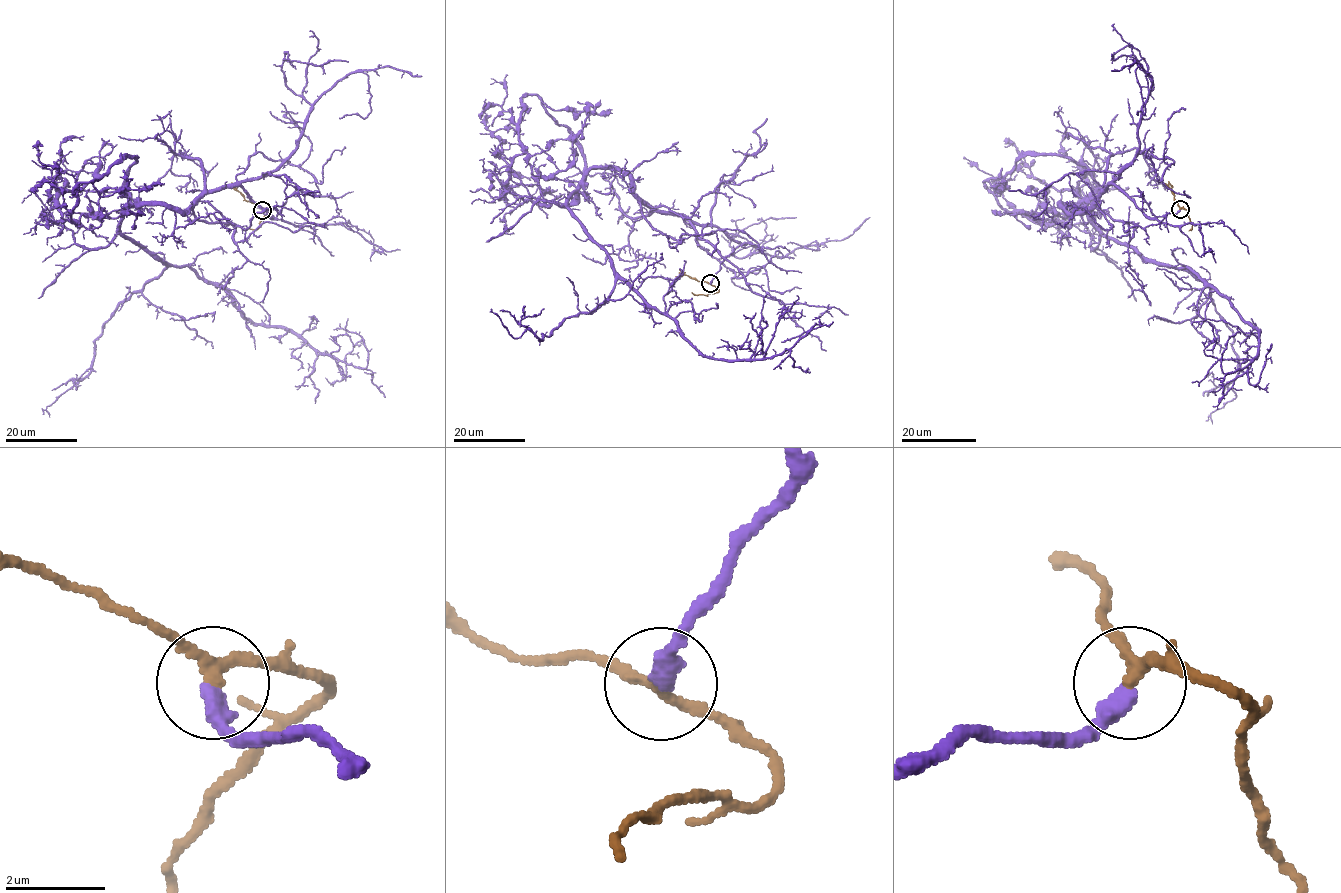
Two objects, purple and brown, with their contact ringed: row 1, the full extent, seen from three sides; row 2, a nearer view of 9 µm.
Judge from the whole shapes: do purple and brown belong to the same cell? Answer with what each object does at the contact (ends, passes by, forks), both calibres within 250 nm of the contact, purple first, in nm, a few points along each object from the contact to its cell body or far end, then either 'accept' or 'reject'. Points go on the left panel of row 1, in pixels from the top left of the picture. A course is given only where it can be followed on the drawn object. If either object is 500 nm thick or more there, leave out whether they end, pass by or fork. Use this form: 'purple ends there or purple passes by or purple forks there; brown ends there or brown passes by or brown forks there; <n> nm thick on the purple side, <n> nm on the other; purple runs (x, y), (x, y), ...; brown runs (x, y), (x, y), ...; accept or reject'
purple ends there; brown passes by; 400 nm thick on the purple side, 240 nm on the other; purple runs (263, 210), (224, 186), (183, 212), (131, 205), (120, 230), (258, 325), (366, 366), (364, 339), (333, 329); brown runs (263, 210), (271, 210), (259, 227), (244, 230); accept

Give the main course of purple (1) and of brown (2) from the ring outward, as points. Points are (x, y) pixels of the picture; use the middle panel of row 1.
1: (711, 284), (723, 258), (684, 217), (590, 170), (568, 207), (693, 347), (763, 359), (815, 323), (781, 341)
2: (711, 284), (719, 291), (707, 295), (692, 292)

